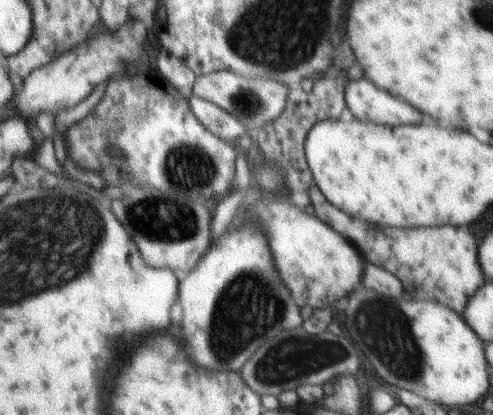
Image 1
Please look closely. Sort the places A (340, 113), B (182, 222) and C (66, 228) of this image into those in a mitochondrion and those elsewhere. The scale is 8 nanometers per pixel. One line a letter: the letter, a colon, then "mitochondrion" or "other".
A: other
B: mitochondrion
C: mitochondrion

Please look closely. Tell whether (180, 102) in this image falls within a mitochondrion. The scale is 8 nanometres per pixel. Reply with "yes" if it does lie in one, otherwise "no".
no

